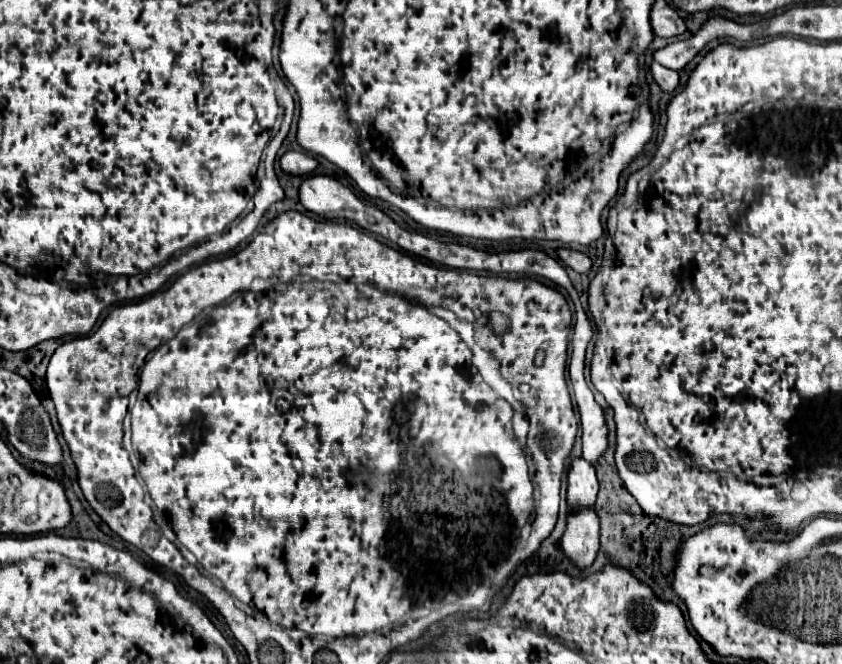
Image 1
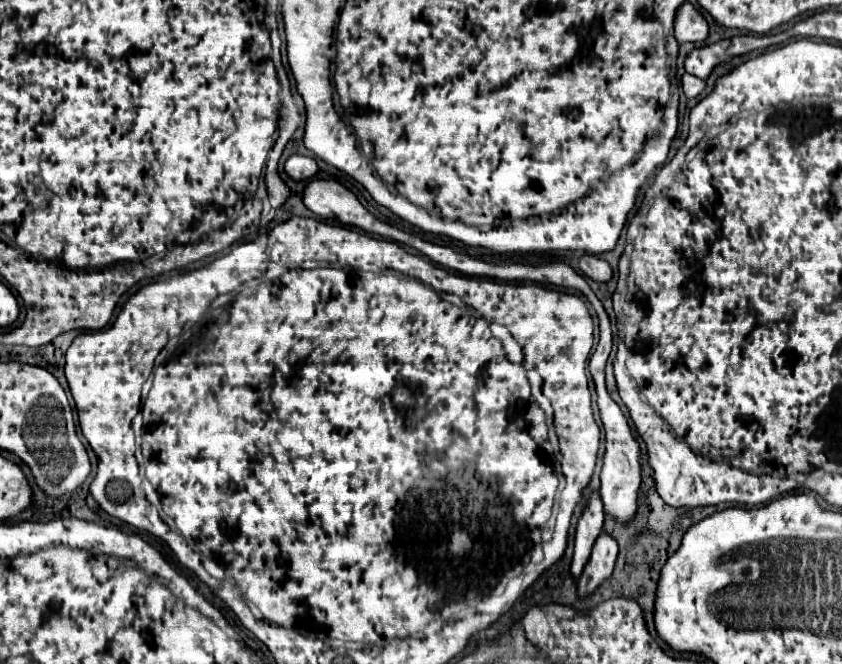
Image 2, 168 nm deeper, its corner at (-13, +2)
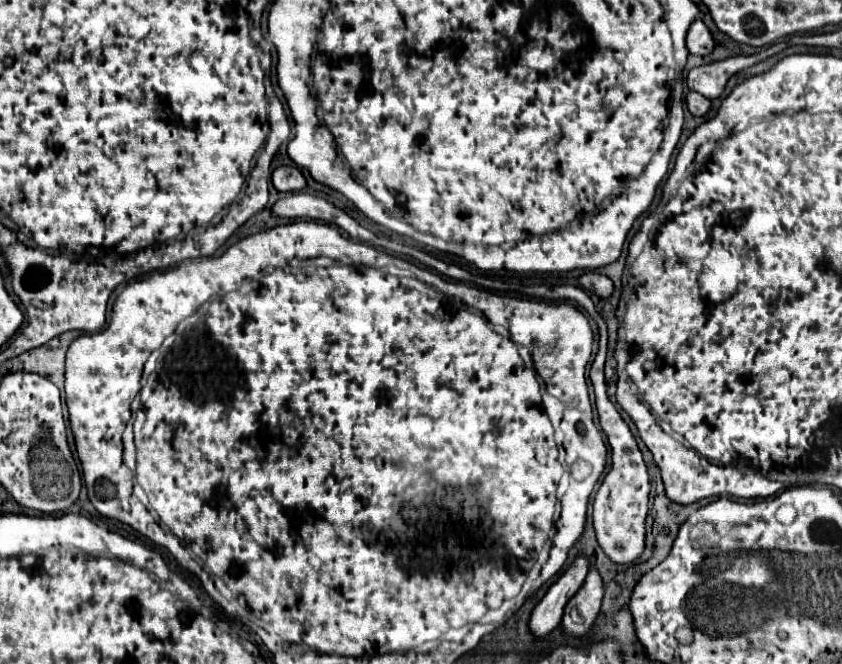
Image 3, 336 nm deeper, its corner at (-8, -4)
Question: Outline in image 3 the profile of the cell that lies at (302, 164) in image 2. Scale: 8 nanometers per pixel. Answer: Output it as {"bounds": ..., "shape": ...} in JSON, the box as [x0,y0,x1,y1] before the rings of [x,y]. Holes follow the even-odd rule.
{"bounds":[272,165,306,193],"shape":[[[282,165],[272,173],[272,183],[278,191],[288,193],[288,191],[302,191],[306,187],[306,179],[300,169]]]}

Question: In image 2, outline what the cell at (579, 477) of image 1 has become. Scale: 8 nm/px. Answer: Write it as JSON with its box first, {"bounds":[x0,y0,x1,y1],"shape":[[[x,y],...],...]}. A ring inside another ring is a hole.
{"bounds":[569,493,605,581],"shape":[[[593,493],[591,499],[589,499],[587,509],[583,511],[583,515],[579,519],[577,531],[575,531],[575,555],[573,555],[571,569],[569,569],[571,577],[575,581],[581,577],[583,567],[587,565],[587,559],[591,555],[591,547],[593,547],[595,539],[601,533],[603,519],[605,519],[605,513],[603,513],[603,505],[601,505],[601,499],[599,499],[599,493]]]}

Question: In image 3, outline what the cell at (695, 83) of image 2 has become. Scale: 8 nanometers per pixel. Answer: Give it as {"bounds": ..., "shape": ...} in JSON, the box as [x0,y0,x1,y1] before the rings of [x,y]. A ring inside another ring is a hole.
{"bounds":[686,91,710,115],"shape":[[[690,91],[690,93],[686,95],[686,105],[688,105],[688,111],[690,111],[692,115],[704,115],[704,113],[710,109],[710,99],[706,99],[706,97],[700,95],[700,93]]]}

